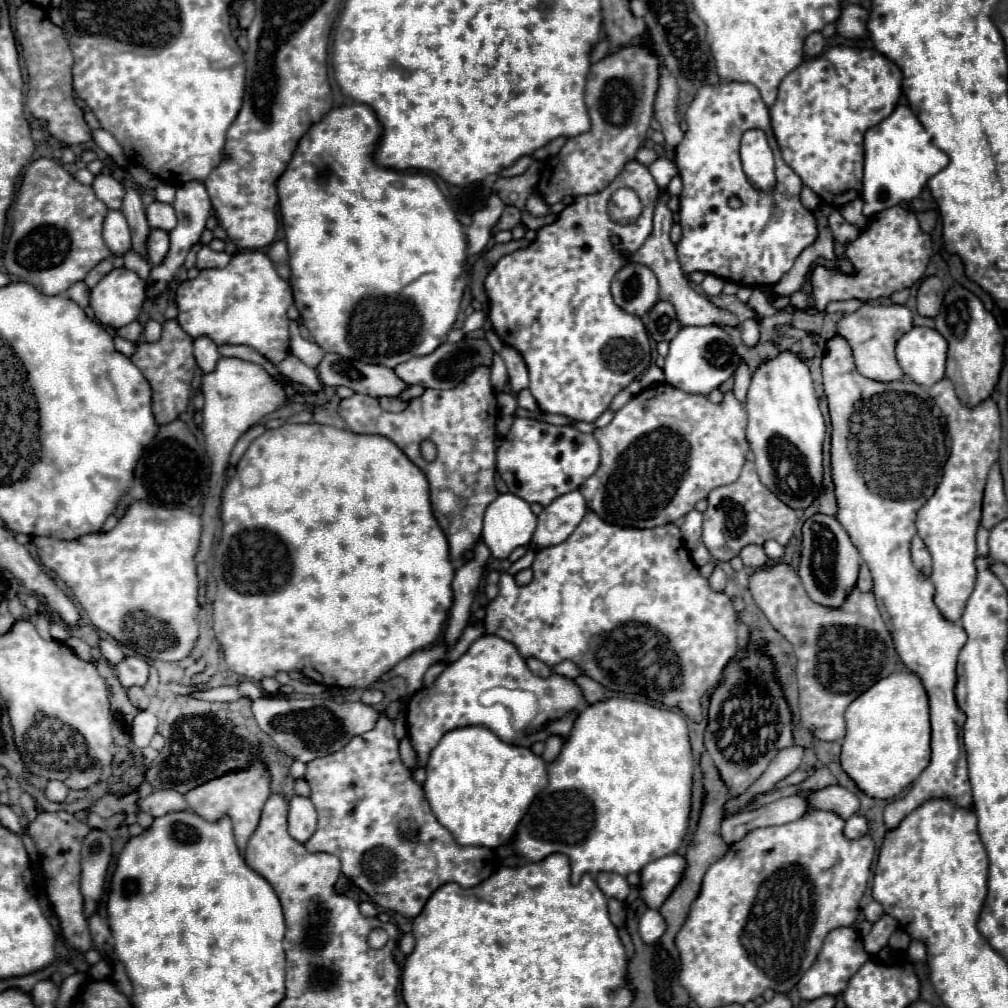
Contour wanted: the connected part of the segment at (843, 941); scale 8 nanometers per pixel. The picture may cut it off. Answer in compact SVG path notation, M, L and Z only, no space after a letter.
M835 928L835 930L831 930L825 938L825 944L819 952L819 958L817 958L815 966L811 966L797 984L799 996L803 1000L811 1002L811 1000L817 1000L817 998L827 996L827 994L841 994L847 988L849 980L857 974L857 970L869 958L871 956L863 948L863 938L859 936L859 932L855 928Z

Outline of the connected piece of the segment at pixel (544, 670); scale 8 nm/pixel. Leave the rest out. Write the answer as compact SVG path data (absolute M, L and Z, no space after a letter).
M529 658L529 660L527 660L527 666L529 666L529 670L531 670L535 676L539 676L539 678L549 678L549 676L553 674L547 664L543 664L543 662L535 660L535 658Z

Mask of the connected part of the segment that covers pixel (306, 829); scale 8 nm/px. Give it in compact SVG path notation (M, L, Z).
M293 796L289 802L289 834L305 844L317 828L317 810L309 798Z

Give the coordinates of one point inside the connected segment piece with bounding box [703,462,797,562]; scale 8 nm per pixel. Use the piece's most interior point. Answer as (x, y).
(745, 512)

